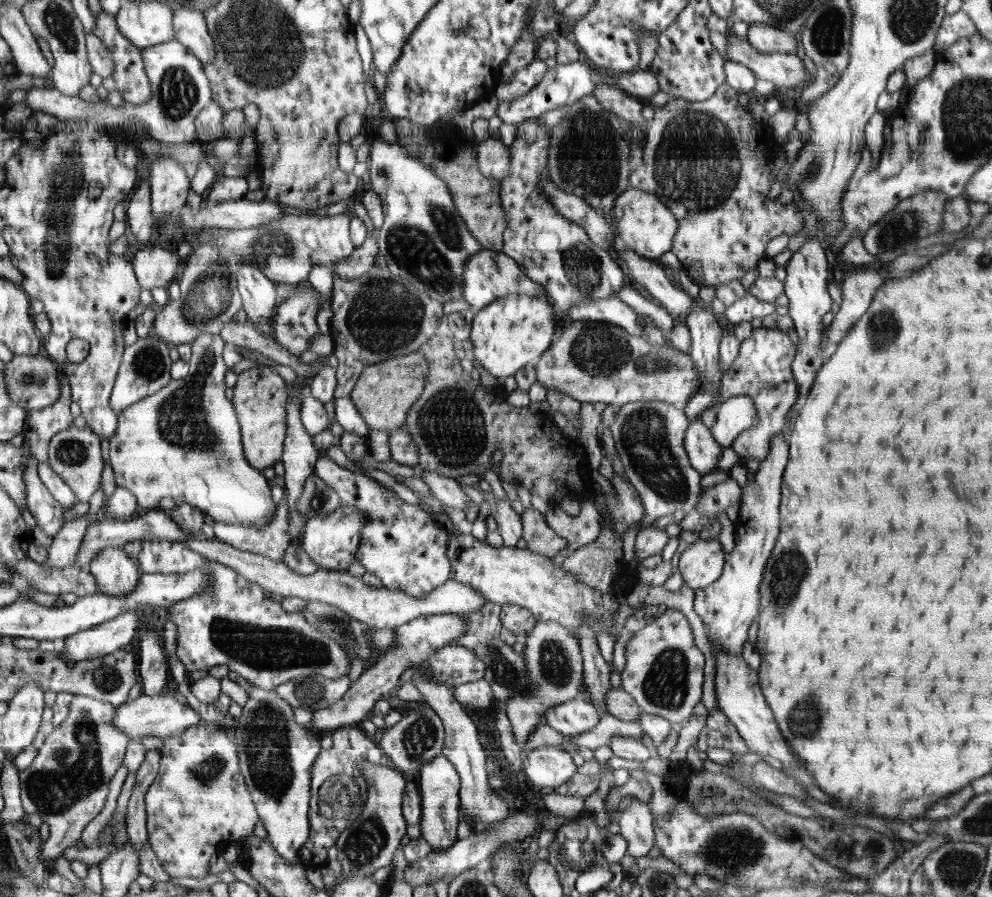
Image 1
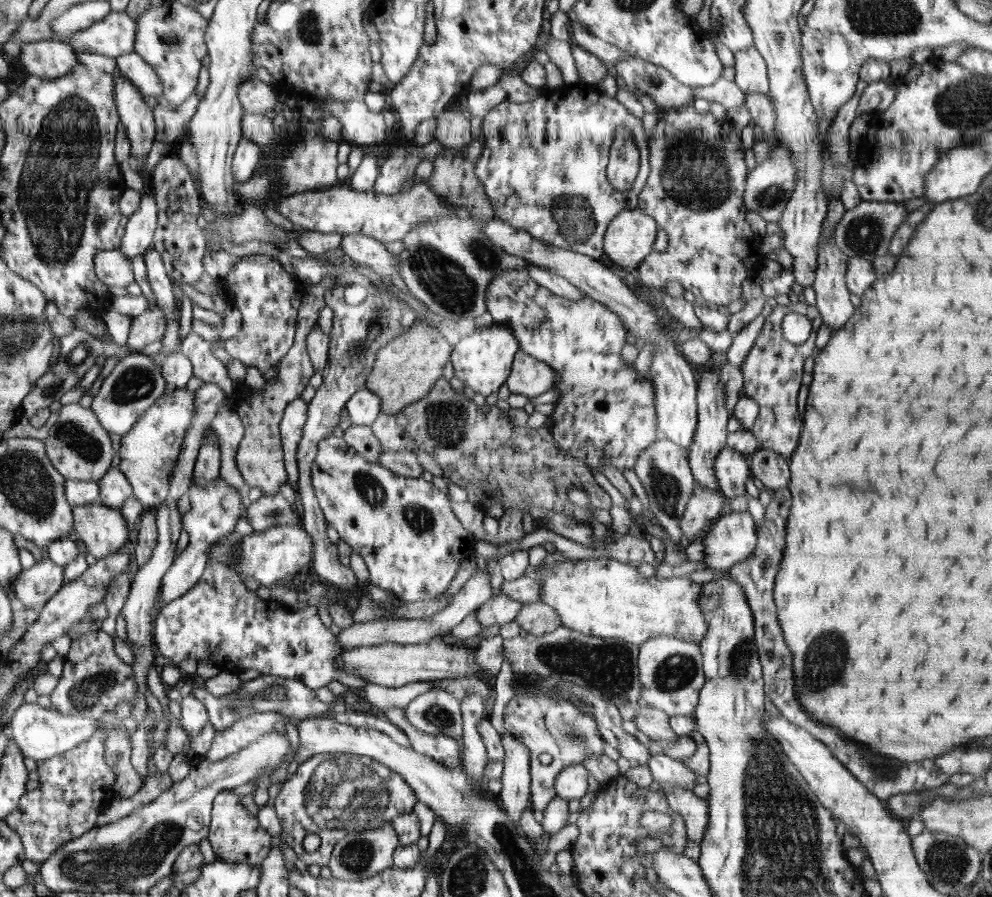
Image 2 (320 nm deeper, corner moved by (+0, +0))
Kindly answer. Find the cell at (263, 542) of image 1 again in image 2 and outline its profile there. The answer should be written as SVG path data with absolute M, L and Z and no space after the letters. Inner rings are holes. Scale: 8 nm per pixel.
M296 399L288 404L284 411L284 418L280 421L279 431L284 442L284 457L288 472L288 484L297 490L299 472L296 463L298 444L302 440L303 428L307 421L308 403L303 399Z

